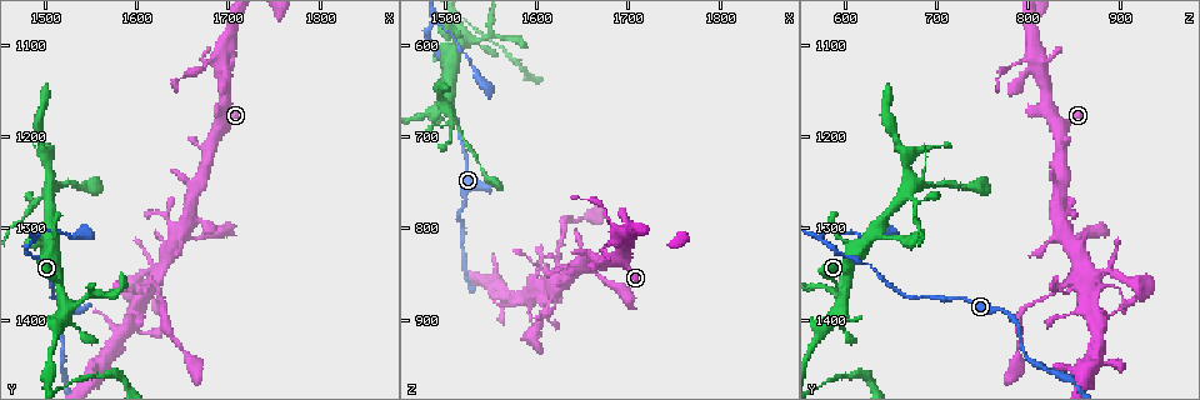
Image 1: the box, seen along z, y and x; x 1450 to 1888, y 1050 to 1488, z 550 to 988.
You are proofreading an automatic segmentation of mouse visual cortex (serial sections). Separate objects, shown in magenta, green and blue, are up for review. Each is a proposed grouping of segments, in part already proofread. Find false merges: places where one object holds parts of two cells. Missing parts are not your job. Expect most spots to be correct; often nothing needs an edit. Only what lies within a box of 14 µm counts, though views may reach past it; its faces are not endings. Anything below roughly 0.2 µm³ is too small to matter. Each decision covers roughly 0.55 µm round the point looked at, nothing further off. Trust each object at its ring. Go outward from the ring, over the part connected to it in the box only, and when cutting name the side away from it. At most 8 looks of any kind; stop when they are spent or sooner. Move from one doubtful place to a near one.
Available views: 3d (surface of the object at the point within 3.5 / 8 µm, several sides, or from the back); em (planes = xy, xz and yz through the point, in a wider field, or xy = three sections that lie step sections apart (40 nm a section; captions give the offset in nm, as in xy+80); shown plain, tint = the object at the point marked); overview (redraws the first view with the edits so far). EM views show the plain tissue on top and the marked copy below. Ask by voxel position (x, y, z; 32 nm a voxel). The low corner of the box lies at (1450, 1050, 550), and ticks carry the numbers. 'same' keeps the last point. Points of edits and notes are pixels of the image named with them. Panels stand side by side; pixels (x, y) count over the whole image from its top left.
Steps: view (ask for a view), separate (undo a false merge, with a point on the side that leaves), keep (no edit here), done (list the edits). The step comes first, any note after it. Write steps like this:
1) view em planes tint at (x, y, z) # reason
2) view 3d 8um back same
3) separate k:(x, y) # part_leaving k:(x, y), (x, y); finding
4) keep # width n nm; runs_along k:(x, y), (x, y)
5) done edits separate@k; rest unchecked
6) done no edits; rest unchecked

view 3d 3.5um at (1520, 1385, 600) # small branch off a trunk

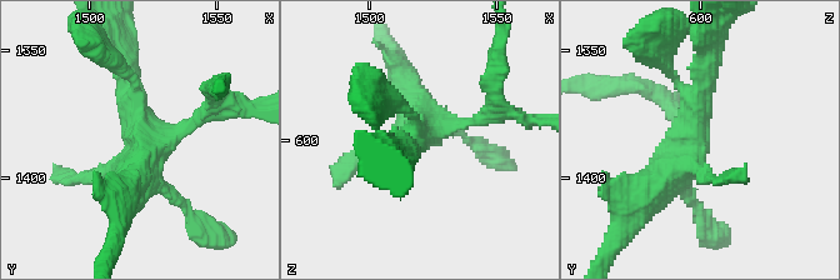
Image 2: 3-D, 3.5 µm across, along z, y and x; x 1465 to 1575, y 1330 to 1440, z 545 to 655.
view em xy step 5 tint at (1523, 1386, 596)

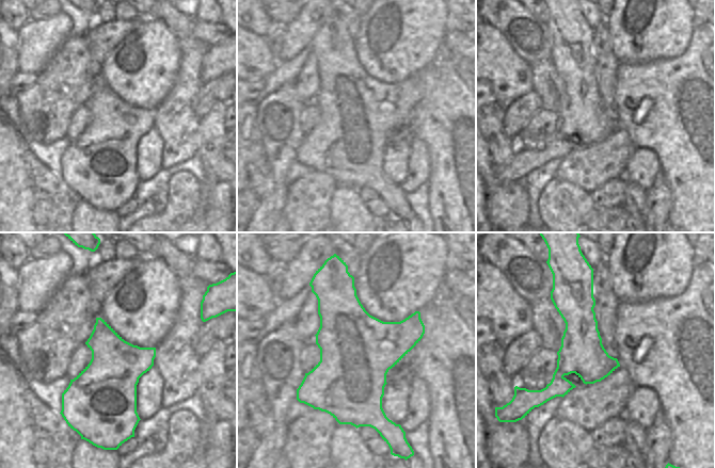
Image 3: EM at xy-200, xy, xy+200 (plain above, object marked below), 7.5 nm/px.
keep # runs_along 2:(669, 71), (695, 121), (640, 198); continuous, no second cell

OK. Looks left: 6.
view 3d 8um at (1625, 1365, 840) # sudden change in width

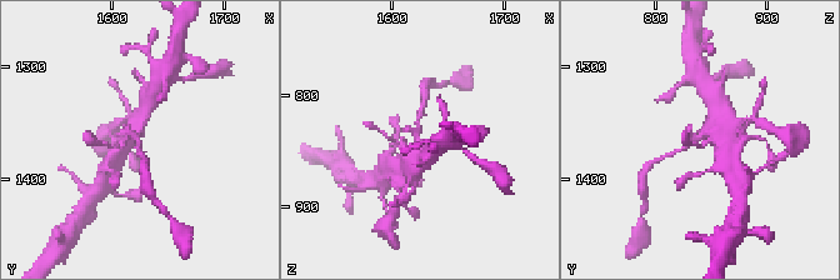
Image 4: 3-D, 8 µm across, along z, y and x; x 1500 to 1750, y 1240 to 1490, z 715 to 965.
view 3d 3.5um at (1624, 1364, 840)

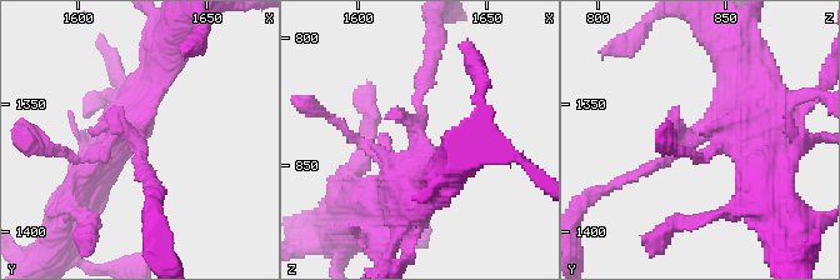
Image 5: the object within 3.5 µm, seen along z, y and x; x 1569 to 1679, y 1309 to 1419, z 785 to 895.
view em xy step 2 tint at (1623, 1363, 839) # shape alone is not enough

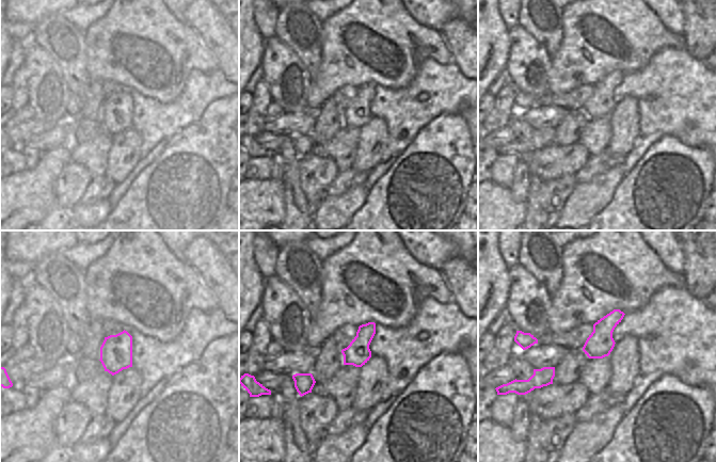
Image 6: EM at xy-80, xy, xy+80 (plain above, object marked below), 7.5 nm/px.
keep # width 190 nm; runs_along 5:(746, 83), (753, 98), (634, 175); all the same cell

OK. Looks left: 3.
view 3d 8um at (1600, 1360, 905) # sudden change in width

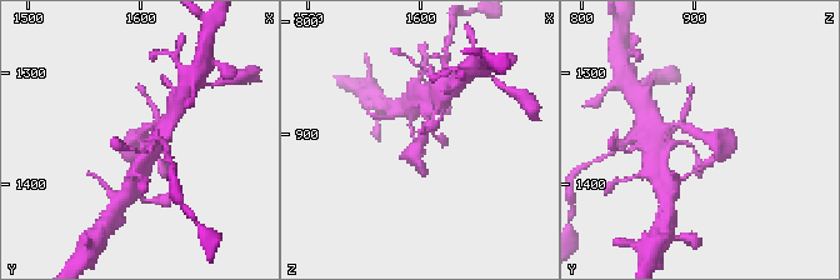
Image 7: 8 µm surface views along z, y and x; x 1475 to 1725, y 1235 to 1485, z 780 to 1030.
view 3d 3.5um at (1600, 1356, 904)

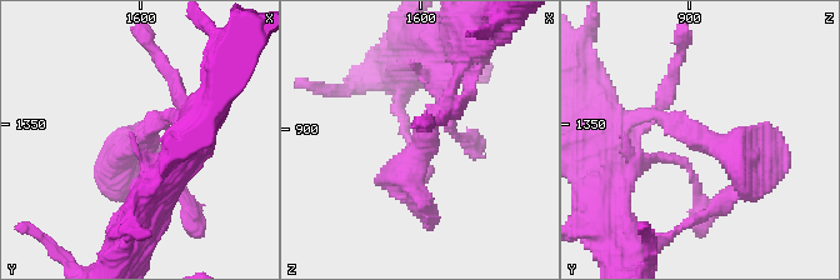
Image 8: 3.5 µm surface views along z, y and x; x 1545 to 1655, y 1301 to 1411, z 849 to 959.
view em xy step 3 tint at (1602, 1356, 904)

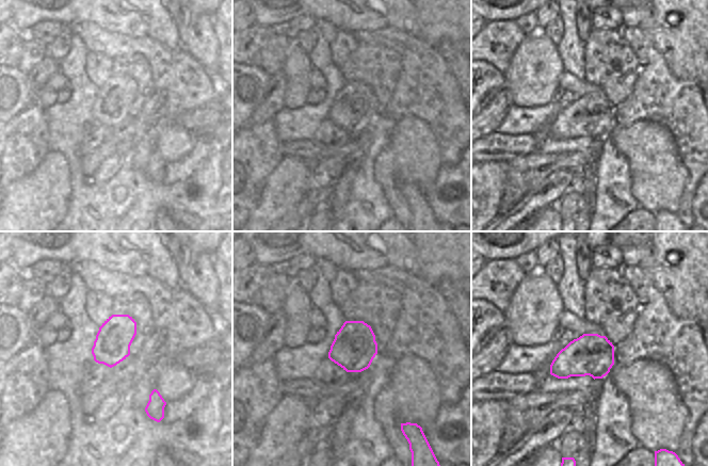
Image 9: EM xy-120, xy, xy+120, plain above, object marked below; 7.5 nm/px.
keep # runs_along 8:(636, 119), (669, 119), (761, 160); continuous, no second cell

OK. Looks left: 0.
done no edits; rest unchecked

